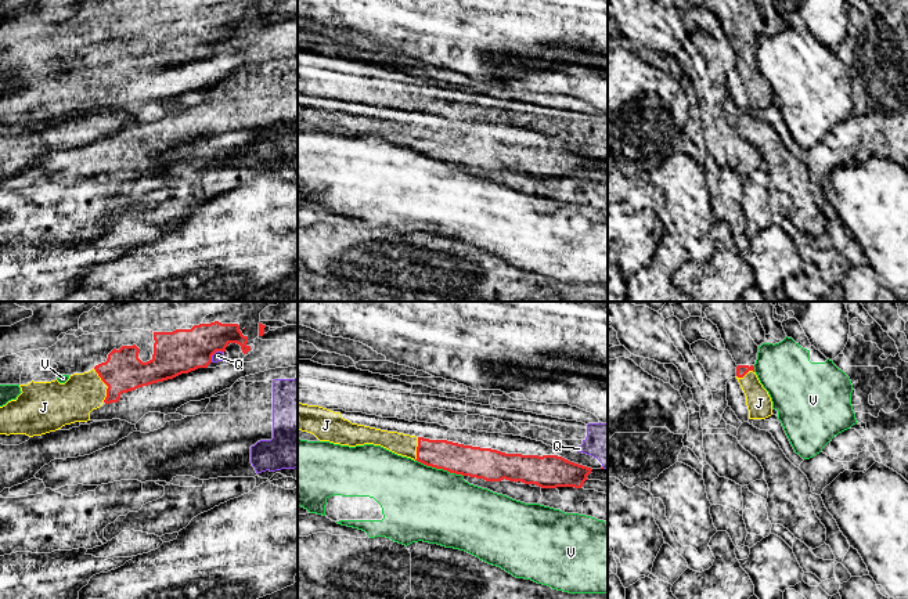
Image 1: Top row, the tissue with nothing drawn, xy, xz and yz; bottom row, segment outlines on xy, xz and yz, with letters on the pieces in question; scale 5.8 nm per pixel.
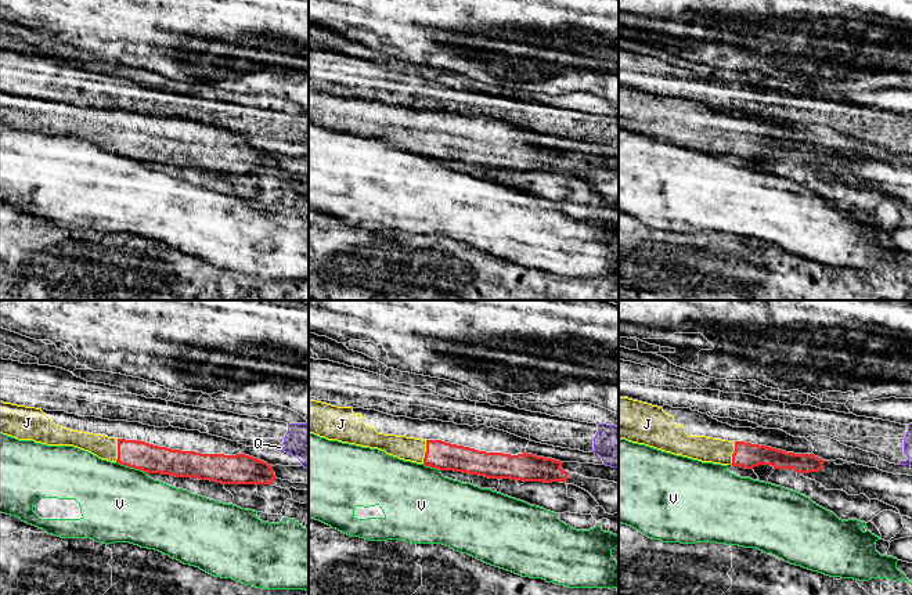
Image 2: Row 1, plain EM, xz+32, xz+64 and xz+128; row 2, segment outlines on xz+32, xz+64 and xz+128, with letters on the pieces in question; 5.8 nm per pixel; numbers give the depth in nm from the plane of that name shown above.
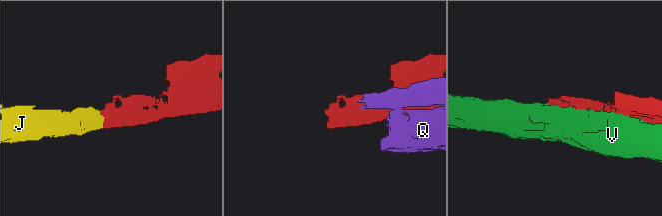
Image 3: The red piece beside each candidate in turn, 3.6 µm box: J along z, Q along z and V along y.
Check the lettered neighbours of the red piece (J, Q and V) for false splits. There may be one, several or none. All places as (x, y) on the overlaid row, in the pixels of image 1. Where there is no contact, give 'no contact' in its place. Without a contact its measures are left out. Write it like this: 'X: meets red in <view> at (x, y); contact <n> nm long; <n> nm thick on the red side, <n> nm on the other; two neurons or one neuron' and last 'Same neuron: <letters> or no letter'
J: meets red in xy at (105, 383); contact 220 nm long; 240 nm thick on the red side, 240 nm on the other; one neuron
Q: meets red in xy at (215, 352); contact 100 nm long; 260 nm thick on the red side, 60 nm on the other; two neurons
V: meets red in xz at (439, 468); contact 300 nm long; 180 nm thick on the red side, 440 nm on the other; two neurons
Same neuron: J

